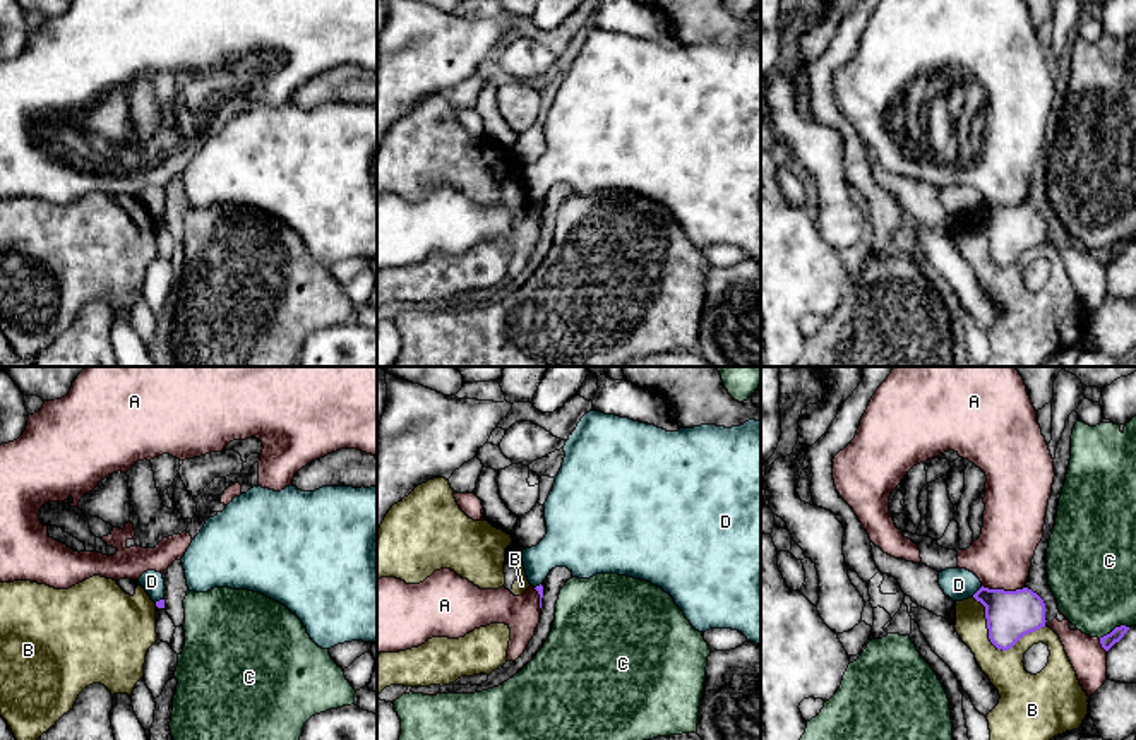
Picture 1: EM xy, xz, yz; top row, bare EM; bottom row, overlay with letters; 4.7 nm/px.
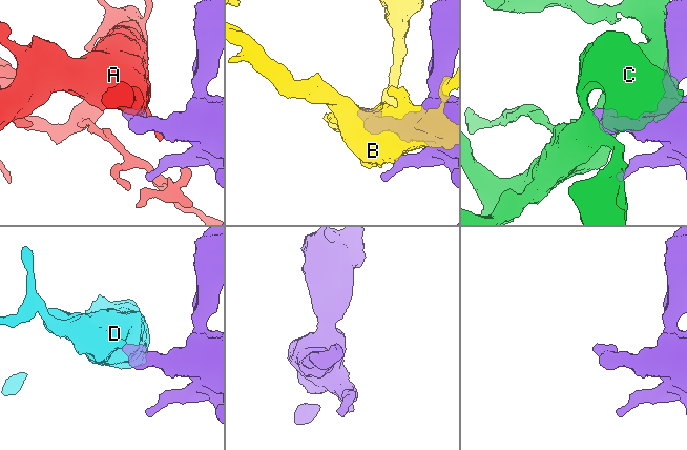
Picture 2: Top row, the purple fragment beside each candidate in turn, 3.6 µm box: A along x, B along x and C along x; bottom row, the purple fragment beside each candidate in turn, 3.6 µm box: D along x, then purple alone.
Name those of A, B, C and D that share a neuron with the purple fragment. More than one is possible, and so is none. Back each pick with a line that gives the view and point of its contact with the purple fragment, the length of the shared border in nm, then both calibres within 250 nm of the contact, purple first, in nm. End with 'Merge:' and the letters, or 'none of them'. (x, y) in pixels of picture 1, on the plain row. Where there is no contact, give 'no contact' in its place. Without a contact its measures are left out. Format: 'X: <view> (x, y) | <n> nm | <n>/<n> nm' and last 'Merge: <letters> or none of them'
Merge: none of them

